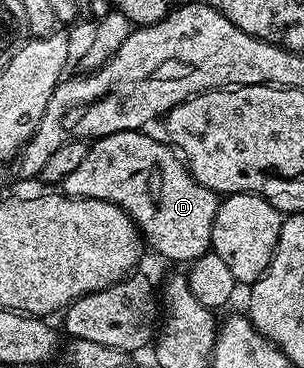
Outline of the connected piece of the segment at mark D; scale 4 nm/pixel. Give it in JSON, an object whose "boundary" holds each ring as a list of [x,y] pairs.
{"boundary":[[[130,129],[94,138],[85,159],[69,171],[61,189],[69,197],[101,199],[121,207],[135,221],[150,252],[160,253],[167,261],[190,263],[211,249],[213,219],[221,197],[193,179],[191,170],[166,140],[158,141],[149,134]]]}

